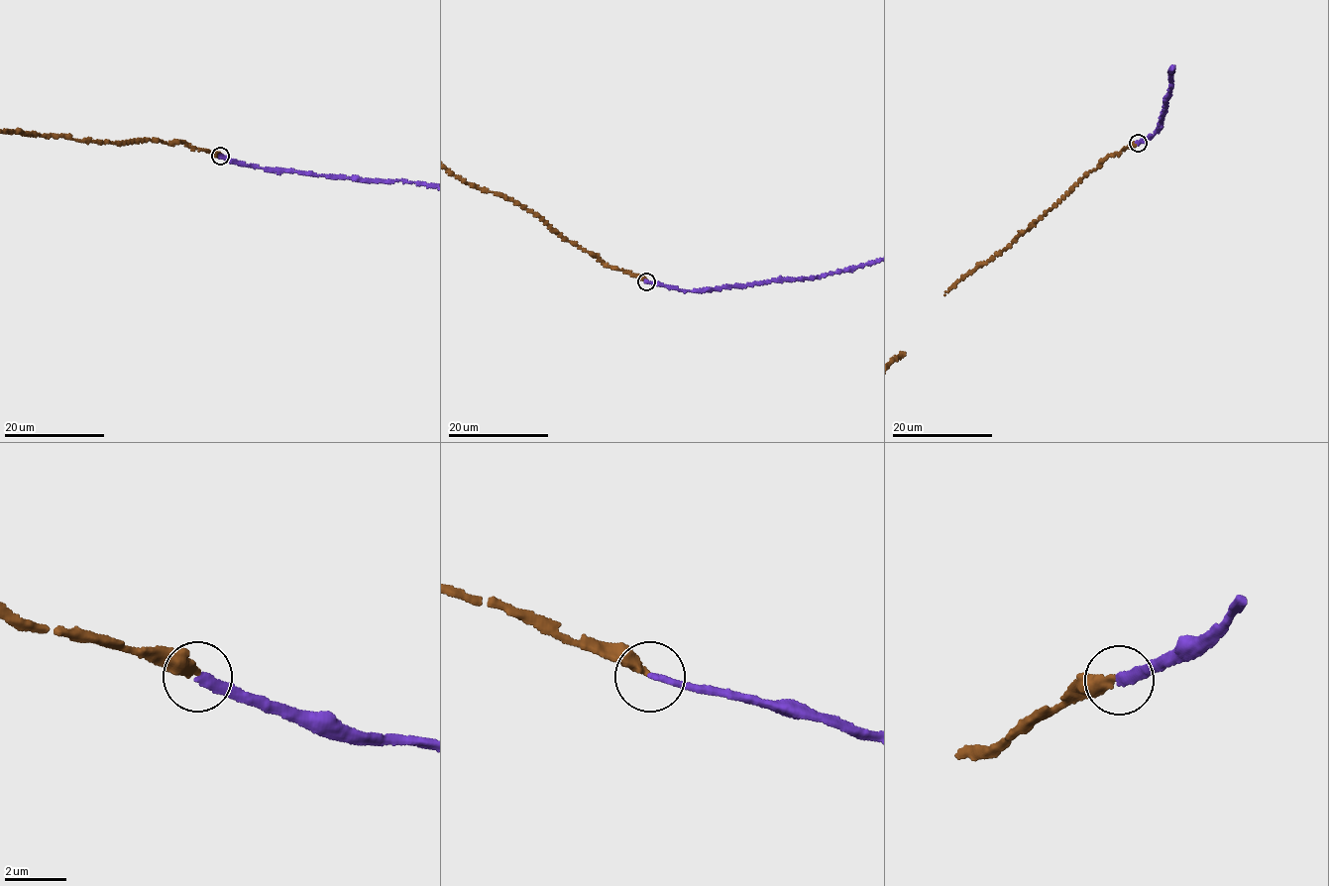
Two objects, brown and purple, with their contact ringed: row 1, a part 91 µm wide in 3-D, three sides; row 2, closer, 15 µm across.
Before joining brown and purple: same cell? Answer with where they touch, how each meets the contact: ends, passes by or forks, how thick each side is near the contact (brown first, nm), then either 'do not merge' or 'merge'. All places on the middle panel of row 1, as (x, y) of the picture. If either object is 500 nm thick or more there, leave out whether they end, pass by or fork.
place (646, 281); brown ends; purple ends; calibres 360 and 240 nm; merge

